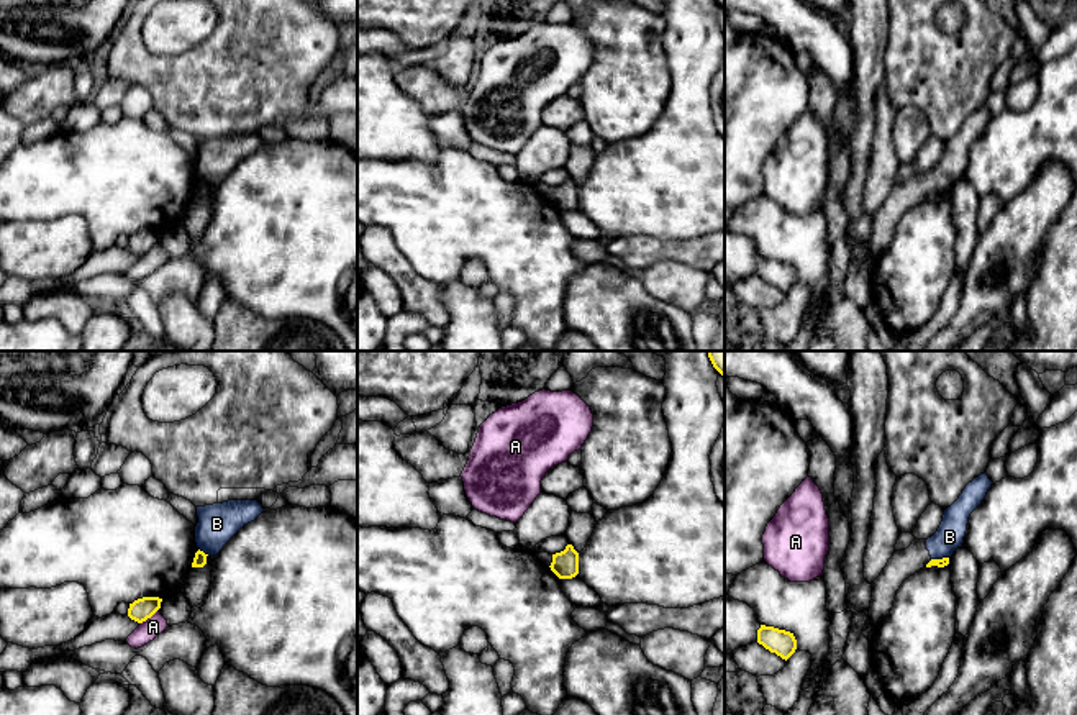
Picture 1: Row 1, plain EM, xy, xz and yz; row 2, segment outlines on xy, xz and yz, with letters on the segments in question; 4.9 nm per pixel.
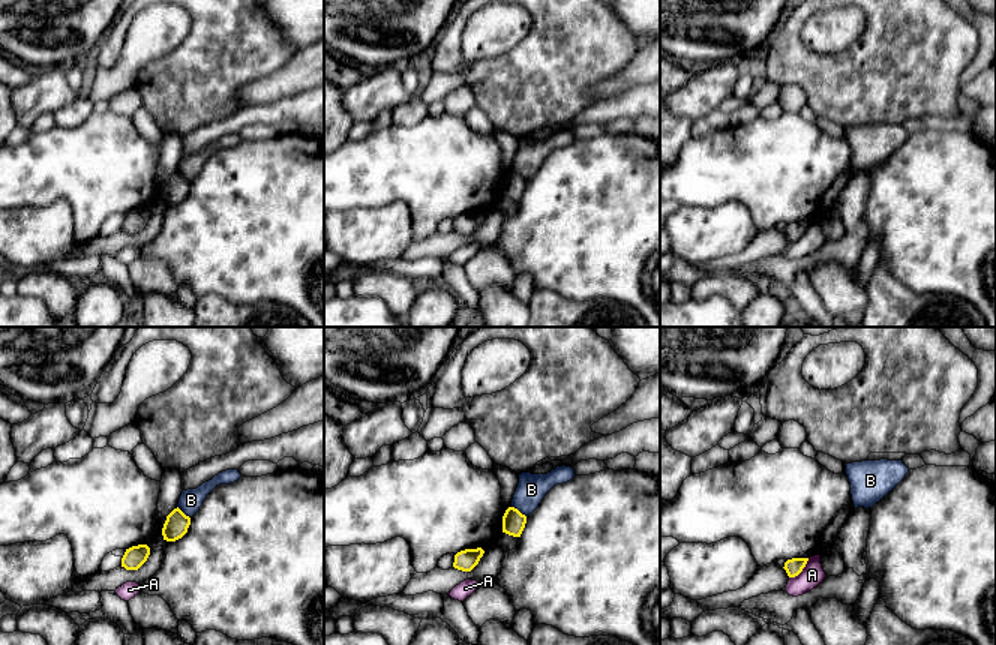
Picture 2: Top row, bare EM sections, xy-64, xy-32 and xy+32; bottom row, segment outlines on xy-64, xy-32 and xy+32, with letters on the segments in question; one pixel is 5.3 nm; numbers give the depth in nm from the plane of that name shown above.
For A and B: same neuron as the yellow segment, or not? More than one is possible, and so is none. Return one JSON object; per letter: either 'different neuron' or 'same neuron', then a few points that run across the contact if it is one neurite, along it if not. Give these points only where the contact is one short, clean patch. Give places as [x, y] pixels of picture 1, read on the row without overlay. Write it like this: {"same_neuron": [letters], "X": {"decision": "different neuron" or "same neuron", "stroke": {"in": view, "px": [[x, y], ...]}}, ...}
{"same_neuron": [], "A": {"decision": "different neuron"}, "B": {"decision": "different neuron", "stroke": {"in": "yz", "px": [[948, 189], [931, 192]]}}}

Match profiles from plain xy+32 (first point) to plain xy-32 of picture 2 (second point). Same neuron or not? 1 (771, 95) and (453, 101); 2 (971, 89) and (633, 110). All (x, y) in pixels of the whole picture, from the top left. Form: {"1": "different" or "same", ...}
{"1": "different", "2": "same"}

